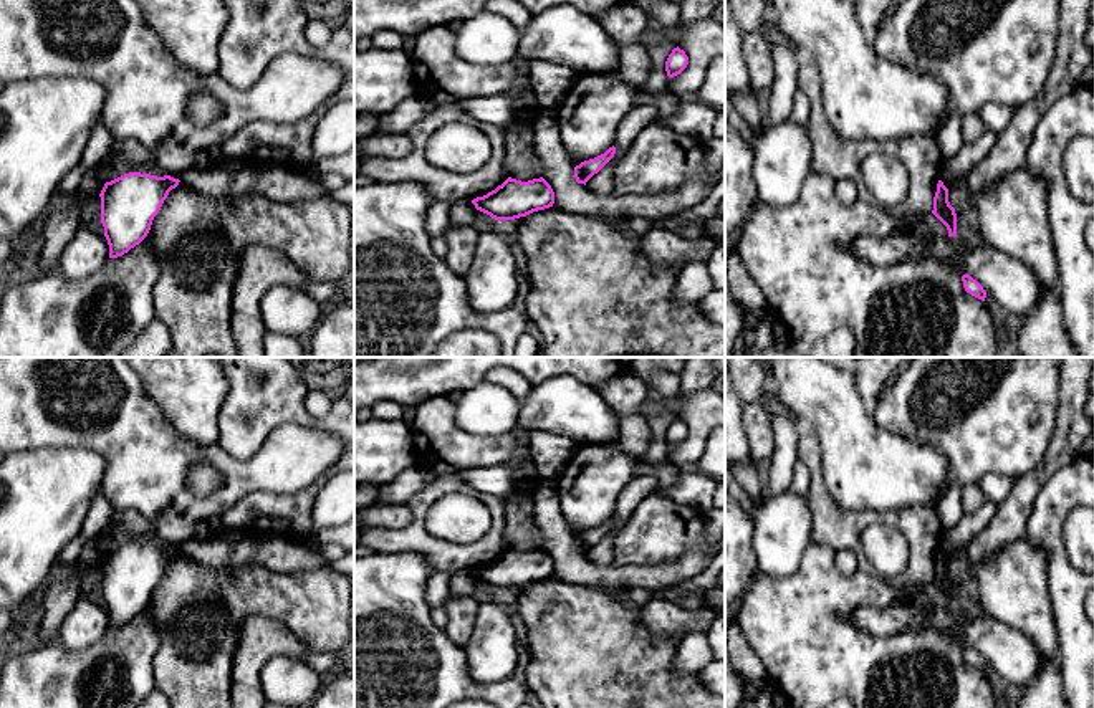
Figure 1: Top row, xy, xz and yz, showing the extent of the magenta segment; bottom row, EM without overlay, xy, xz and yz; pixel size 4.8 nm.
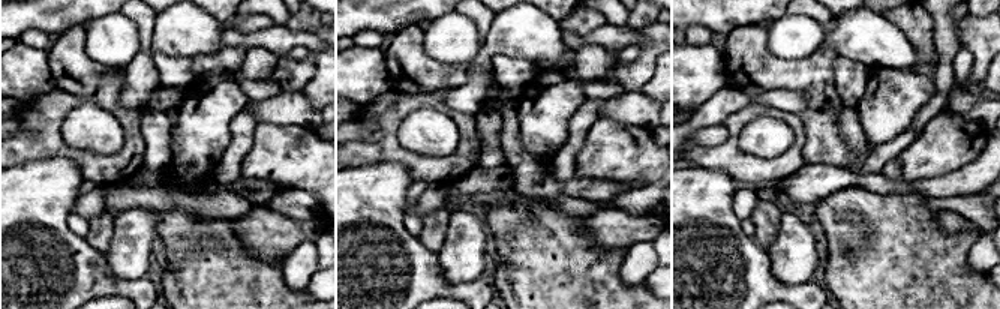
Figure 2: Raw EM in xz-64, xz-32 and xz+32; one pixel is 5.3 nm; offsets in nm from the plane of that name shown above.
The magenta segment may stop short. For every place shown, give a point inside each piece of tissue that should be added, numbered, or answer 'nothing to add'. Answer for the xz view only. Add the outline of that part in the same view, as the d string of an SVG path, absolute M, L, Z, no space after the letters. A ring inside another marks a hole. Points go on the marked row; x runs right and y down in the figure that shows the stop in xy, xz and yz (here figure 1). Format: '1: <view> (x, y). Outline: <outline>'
nothing to add

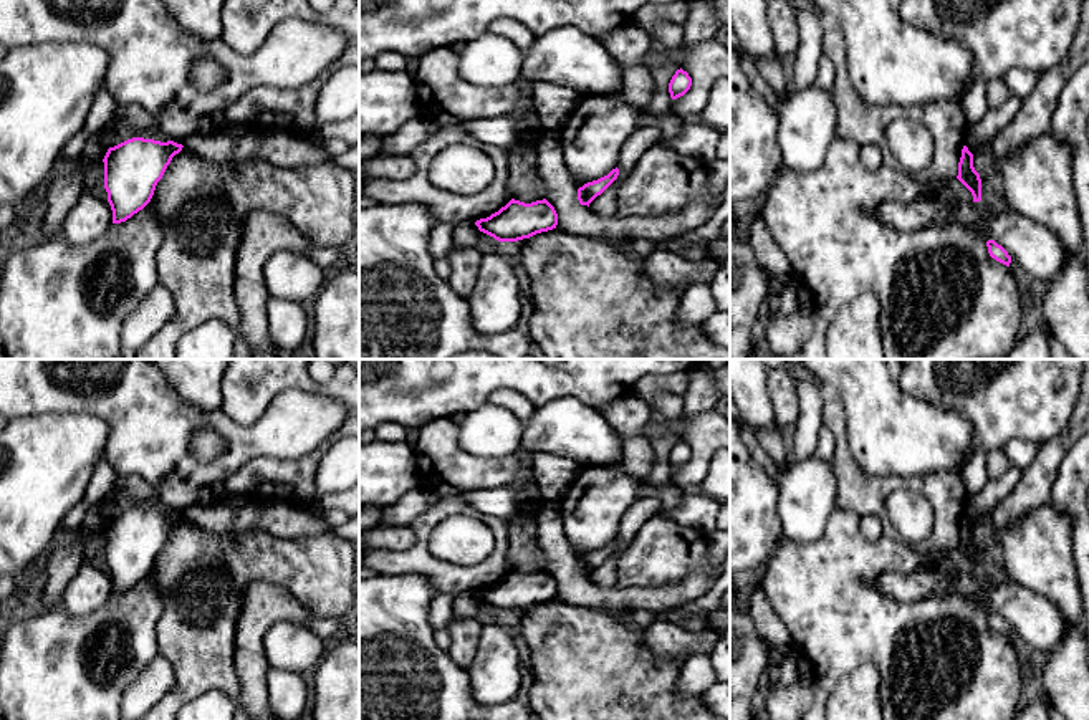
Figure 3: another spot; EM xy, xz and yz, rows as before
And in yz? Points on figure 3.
nothing to add

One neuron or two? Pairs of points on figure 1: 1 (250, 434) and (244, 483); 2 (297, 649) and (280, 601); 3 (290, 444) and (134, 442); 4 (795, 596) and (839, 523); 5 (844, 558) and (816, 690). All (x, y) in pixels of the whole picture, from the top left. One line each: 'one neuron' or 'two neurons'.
1: two neurons
2: two neurons
3: one neuron
4: two neurons
5: two neurons

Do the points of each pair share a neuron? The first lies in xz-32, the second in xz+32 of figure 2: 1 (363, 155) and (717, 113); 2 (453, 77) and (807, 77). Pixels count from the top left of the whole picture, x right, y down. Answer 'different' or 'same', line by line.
1: different
2: same

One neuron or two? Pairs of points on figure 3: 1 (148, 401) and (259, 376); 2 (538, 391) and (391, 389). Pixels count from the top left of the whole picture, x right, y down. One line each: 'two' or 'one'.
1: two
2: one

